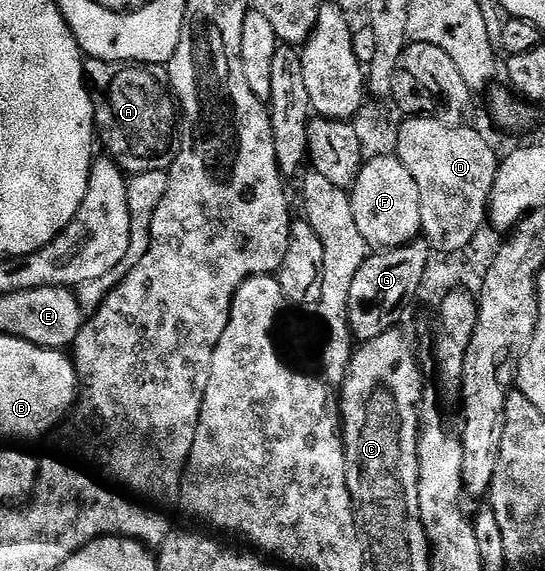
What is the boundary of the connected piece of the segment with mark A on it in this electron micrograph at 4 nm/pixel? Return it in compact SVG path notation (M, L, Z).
M86 58L83 70L91 84L93 122L99 143L130 176L148 171L168 171L173 166L175 136L179 131L179 104L169 86L169 76L160 66L147 63L112 63Z

